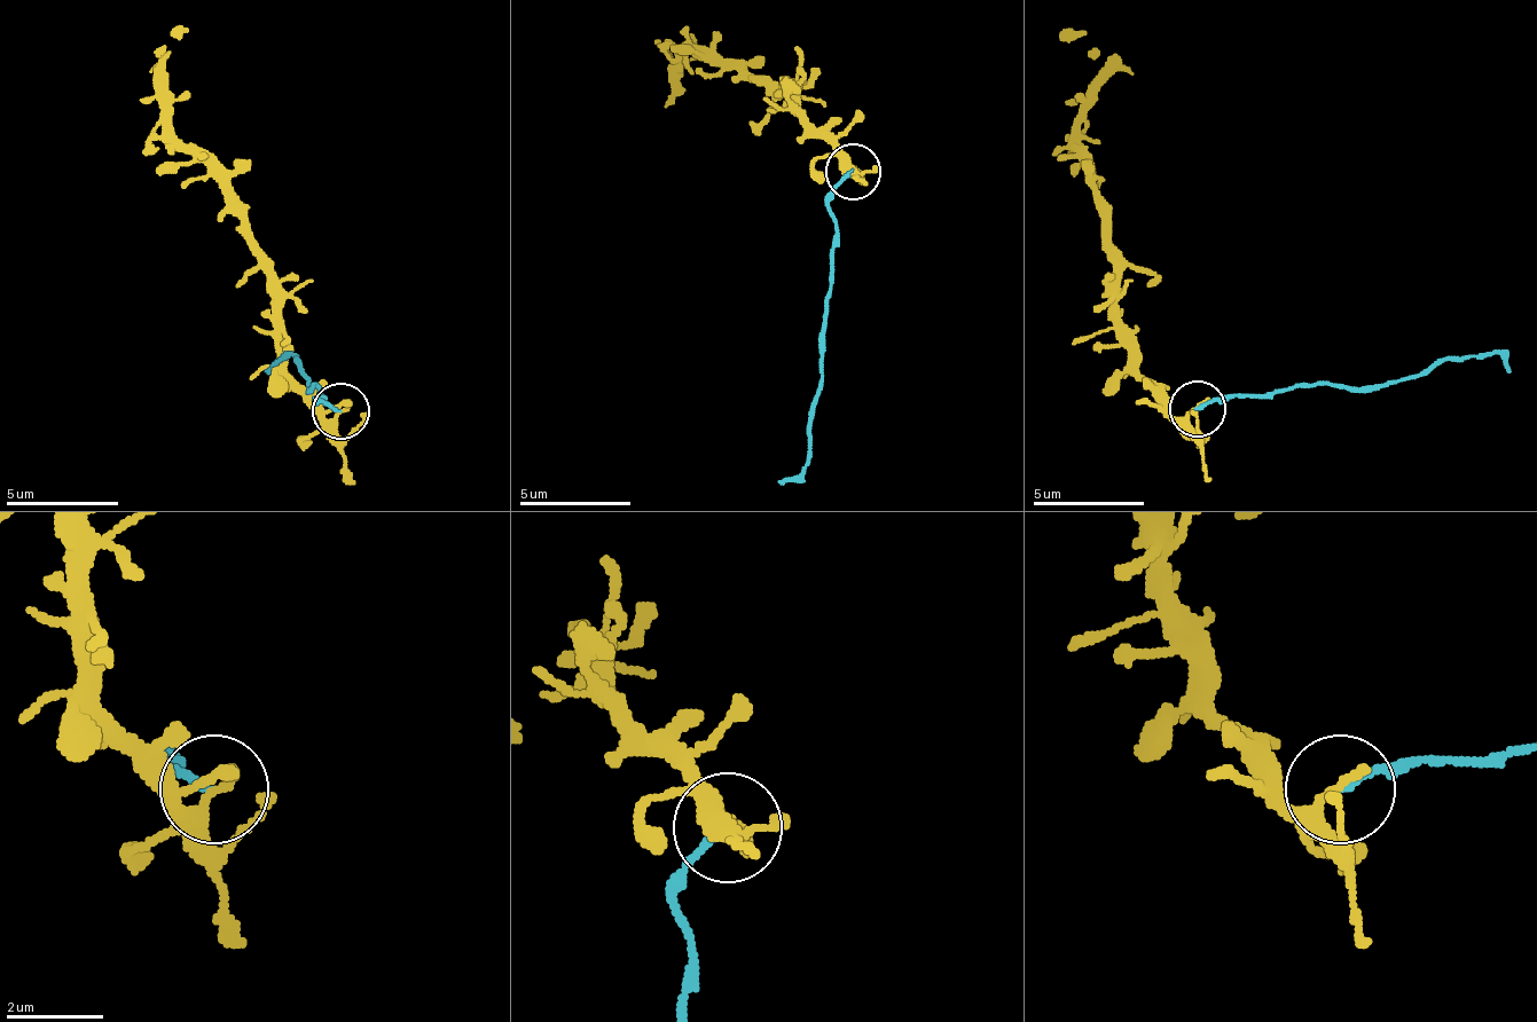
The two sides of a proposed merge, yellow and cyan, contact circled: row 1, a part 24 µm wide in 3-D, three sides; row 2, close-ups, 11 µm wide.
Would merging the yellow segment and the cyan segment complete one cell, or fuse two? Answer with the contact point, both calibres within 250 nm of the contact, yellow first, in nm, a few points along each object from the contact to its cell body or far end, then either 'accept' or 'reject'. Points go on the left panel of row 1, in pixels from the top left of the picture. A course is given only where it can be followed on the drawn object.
at (340, 410); 320 nm thick on the yellow side, 170 nm on the other; yellow runs (342, 413), (324, 417), (285, 367), (274, 265), (251, 242), (245, 203), (172, 130), (172, 28); cyan runs (342, 413), (313, 401), (324, 395), (313, 384), (307, 390), (297, 355), (263, 372); reject

